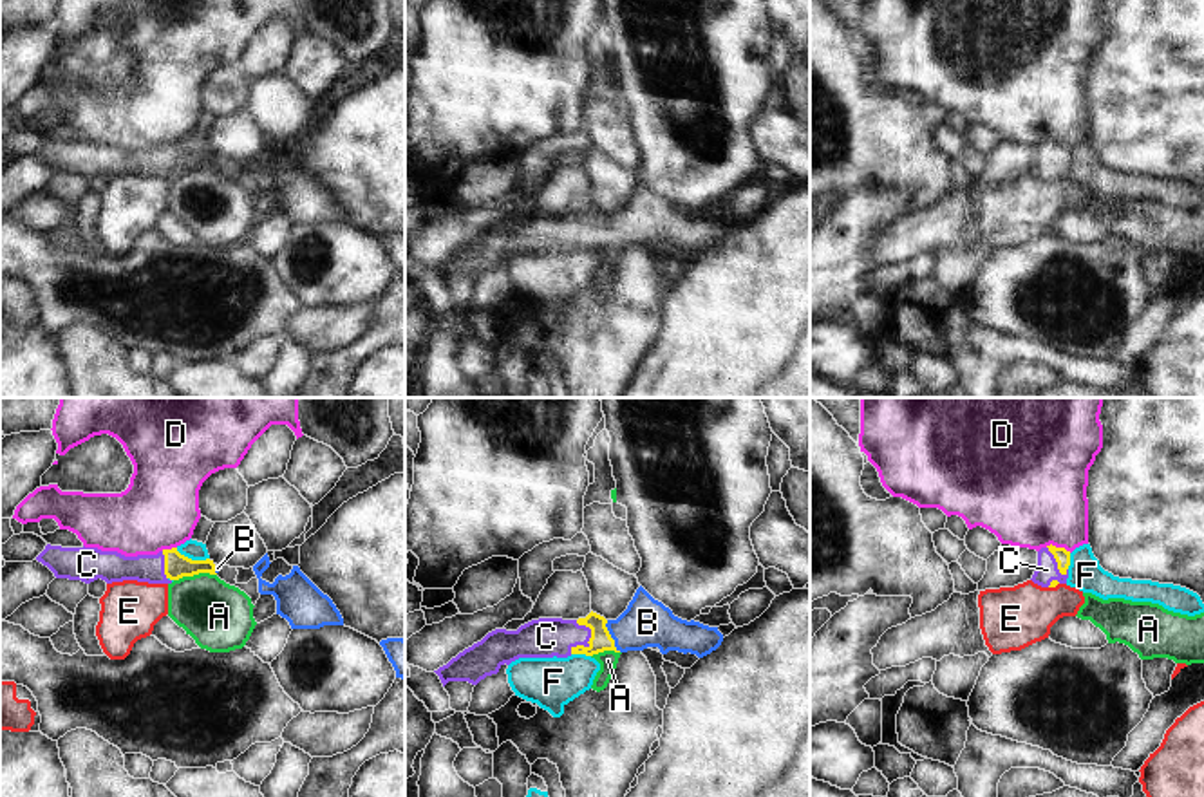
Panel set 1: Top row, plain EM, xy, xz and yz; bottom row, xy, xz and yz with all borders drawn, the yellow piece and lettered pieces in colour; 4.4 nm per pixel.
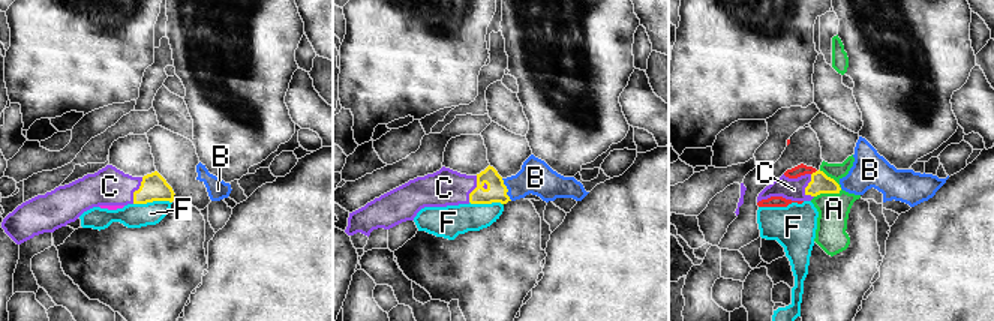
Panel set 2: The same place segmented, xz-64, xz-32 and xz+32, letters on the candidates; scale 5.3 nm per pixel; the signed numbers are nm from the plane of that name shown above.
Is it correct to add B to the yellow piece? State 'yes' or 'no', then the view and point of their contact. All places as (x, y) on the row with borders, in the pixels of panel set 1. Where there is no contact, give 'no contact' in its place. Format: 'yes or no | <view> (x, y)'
yes | xz (610, 637)

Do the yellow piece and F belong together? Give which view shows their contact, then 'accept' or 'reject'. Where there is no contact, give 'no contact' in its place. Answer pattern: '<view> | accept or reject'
xy | reject

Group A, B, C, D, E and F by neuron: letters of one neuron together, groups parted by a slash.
A / B C / D / E / F

